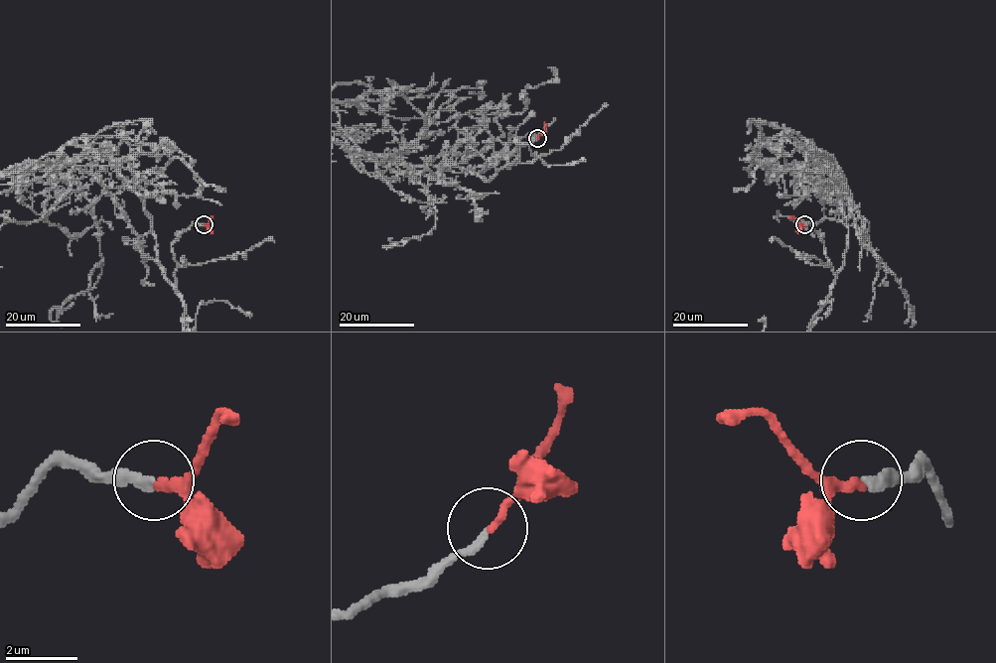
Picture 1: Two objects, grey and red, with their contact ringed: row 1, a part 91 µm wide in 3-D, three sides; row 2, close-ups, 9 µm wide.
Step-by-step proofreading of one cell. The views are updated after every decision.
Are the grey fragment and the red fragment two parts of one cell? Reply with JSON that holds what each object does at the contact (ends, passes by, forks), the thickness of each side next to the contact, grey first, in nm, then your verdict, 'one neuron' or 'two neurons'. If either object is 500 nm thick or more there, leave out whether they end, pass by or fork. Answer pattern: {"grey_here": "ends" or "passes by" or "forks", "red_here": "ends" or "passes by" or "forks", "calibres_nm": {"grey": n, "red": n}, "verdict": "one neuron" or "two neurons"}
{"grey_here": "ends", "red_here": "ends", "calibres_nm": {"grey": 240, "red": 240}, "verdict": "one neuron"}

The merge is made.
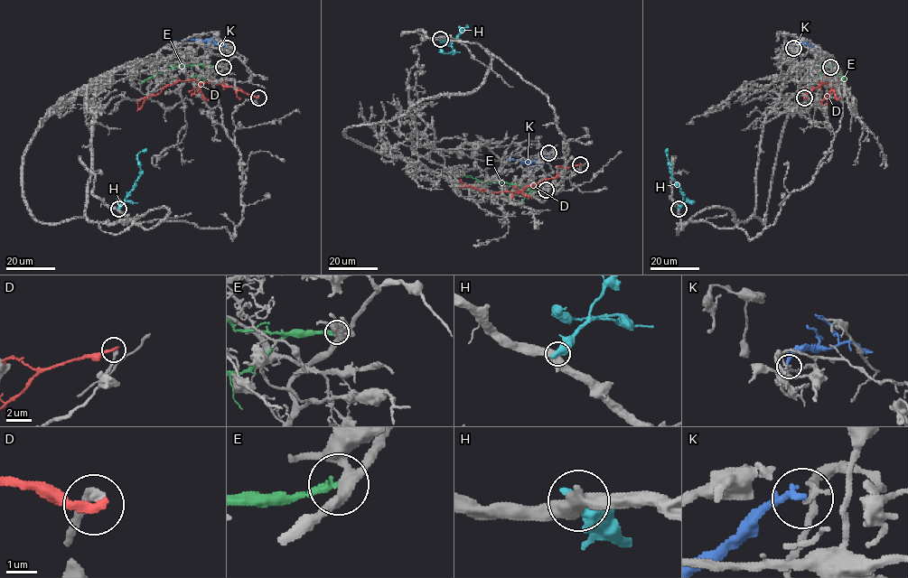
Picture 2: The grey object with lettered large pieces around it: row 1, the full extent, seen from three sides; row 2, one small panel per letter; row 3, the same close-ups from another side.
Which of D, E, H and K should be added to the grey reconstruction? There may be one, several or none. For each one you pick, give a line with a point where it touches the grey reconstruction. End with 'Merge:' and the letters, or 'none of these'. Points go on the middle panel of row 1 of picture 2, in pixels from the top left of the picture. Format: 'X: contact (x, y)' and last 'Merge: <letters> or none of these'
Merge: none of these

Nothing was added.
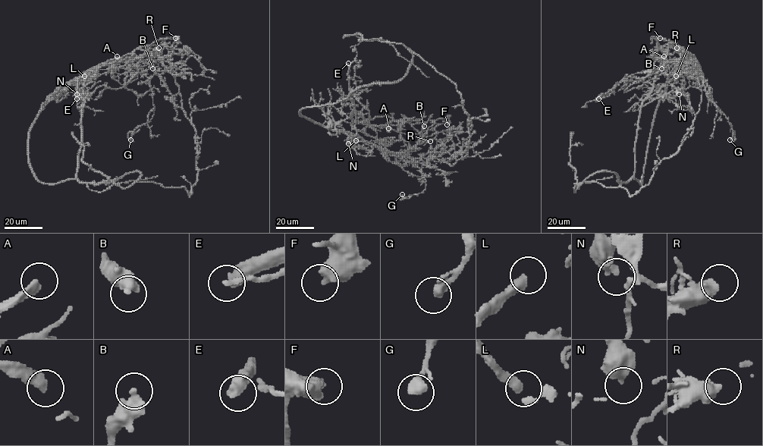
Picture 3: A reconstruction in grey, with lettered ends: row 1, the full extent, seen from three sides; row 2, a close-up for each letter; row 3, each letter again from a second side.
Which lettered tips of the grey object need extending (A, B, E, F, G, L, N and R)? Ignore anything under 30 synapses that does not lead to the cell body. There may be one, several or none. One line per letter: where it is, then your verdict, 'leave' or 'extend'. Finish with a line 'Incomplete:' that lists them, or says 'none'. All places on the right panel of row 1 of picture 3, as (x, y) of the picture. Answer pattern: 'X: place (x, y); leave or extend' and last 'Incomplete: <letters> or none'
A: place (664, 56); extend
B: place (661, 68); leave
E: place (598, 98); extend
F: place (660, 38); leave
G: place (730, 139); leave
L: place (676, 76); extend
N: place (679, 94); leave
R: place (676, 48); leave
Incomplete: A, E, L

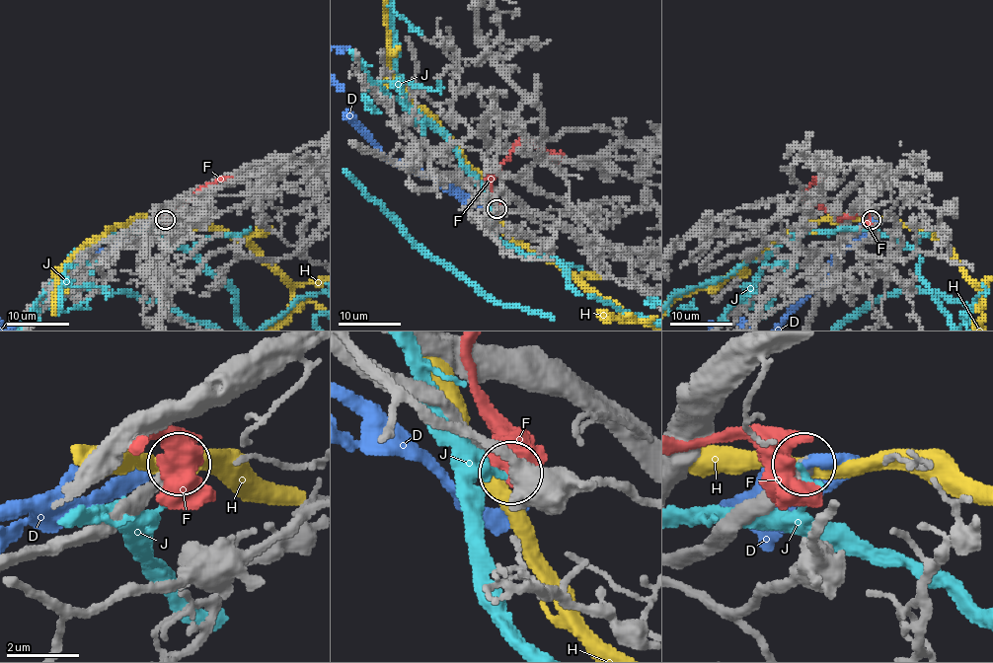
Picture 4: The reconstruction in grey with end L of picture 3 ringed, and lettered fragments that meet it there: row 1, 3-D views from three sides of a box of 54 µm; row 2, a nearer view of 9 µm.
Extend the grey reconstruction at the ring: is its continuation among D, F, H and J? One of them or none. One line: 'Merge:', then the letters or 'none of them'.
Merge: D

